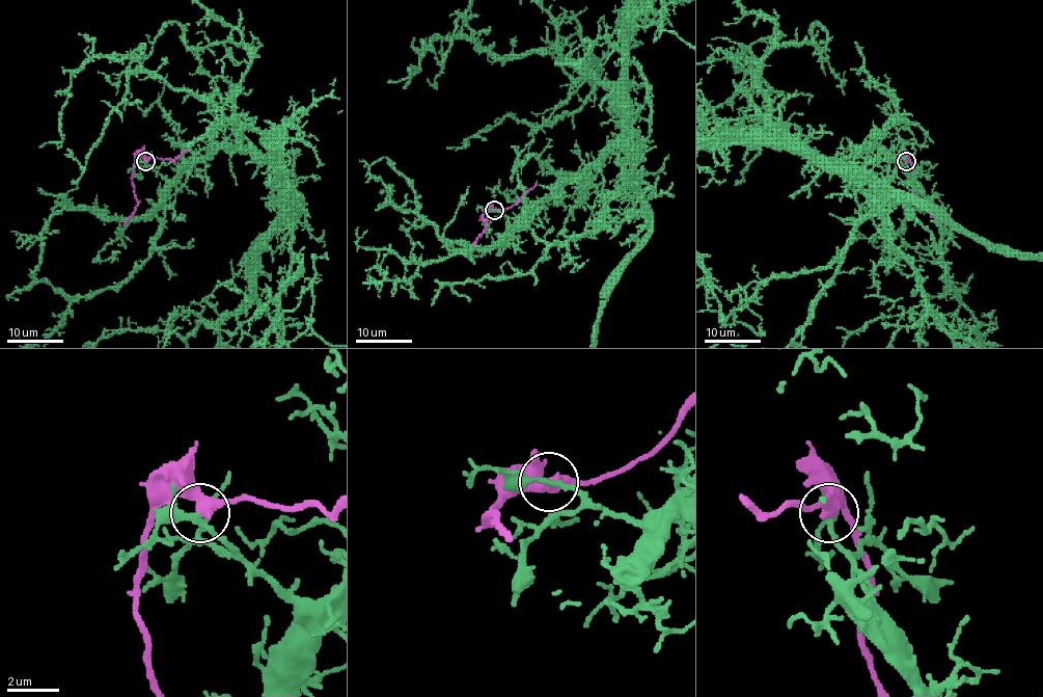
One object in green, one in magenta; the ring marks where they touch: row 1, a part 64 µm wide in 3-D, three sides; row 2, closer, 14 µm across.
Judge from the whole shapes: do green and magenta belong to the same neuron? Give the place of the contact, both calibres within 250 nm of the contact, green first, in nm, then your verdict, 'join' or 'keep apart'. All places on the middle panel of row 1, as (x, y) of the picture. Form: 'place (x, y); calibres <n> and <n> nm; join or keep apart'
place (494, 210); calibres 180 and 420 nm; join

